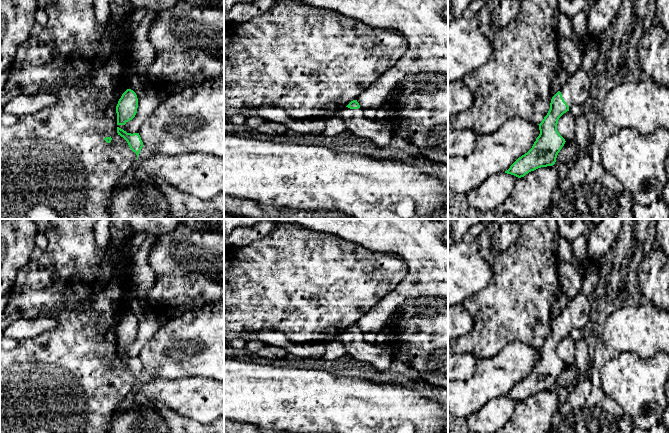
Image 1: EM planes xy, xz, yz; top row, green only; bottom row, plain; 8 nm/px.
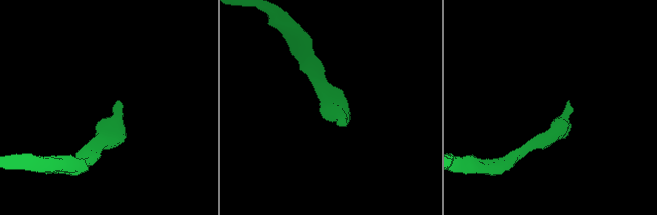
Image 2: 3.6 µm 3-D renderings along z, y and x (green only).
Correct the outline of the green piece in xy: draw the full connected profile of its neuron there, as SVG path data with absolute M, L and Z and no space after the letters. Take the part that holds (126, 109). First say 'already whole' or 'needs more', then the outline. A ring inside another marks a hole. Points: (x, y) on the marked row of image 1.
already whole; M127 89L121 96L116 106L117 125L125 125L132 120L138 108L138 98L136 93Z

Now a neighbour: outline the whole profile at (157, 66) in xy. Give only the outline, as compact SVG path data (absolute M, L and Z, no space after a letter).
M180 1L157 13L148 39L157 55L146 71L152 87L164 97L187 86L224 76L224 7L198 6Z

